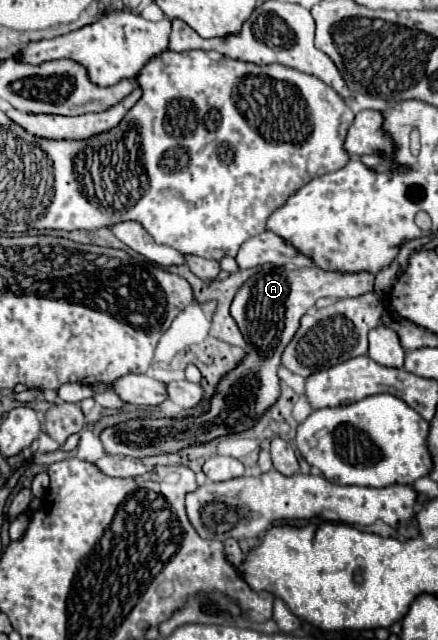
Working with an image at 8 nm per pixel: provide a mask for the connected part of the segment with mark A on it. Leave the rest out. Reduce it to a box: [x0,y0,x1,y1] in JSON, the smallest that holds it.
[104,267,374,459]

